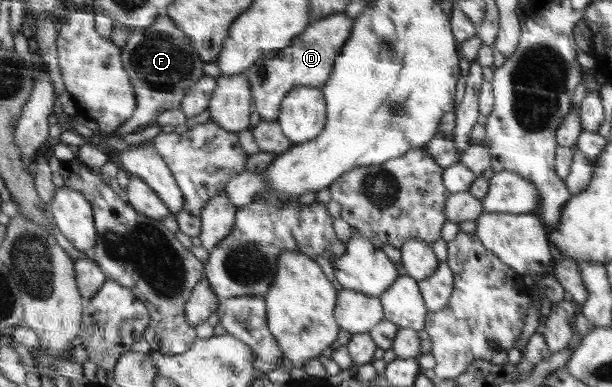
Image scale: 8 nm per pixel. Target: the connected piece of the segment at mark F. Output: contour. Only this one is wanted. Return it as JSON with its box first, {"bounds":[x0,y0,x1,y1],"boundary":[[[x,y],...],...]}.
{"bounds":[115,16,205,134],"boundary":[[[167,16],[159,17],[153,25],[146,28],[131,28],[130,36],[121,47],[121,59],[127,77],[136,93],[138,106],[115,133],[132,134],[155,124],[159,114],[177,109],[182,105],[186,93],[205,75],[203,62],[191,48],[190,38]]]}

